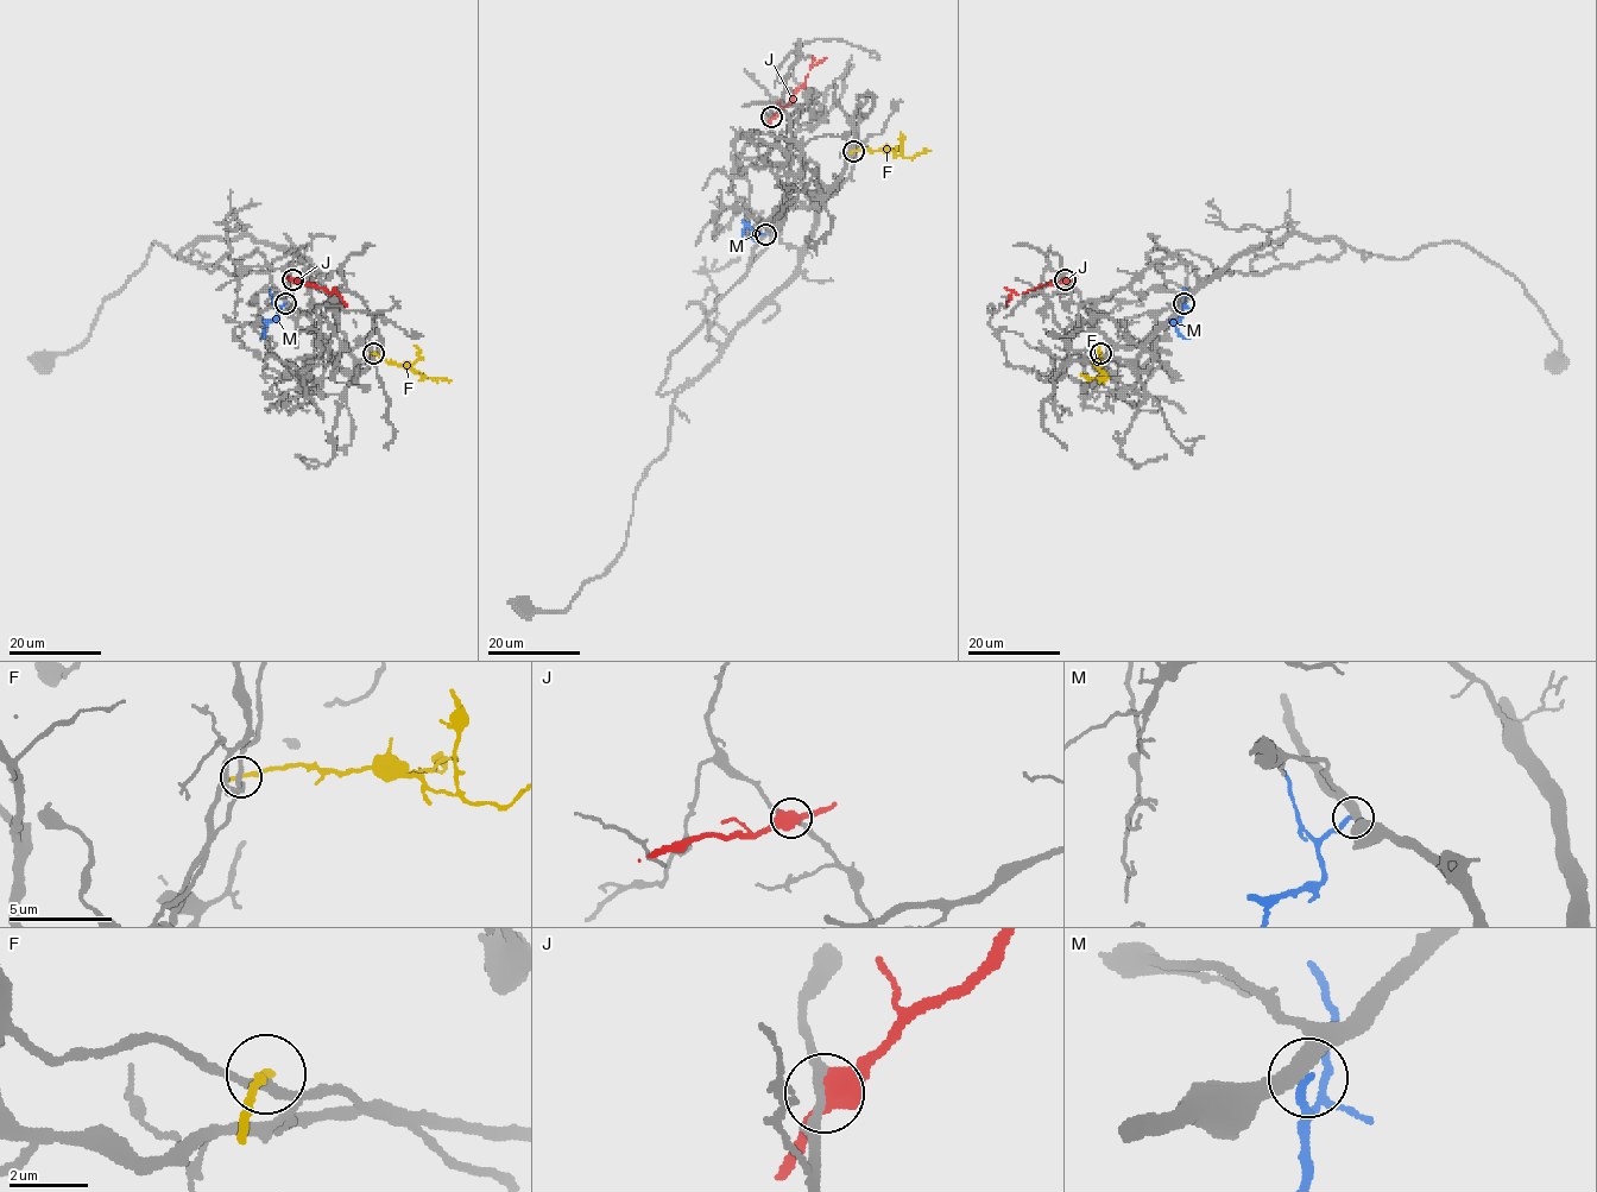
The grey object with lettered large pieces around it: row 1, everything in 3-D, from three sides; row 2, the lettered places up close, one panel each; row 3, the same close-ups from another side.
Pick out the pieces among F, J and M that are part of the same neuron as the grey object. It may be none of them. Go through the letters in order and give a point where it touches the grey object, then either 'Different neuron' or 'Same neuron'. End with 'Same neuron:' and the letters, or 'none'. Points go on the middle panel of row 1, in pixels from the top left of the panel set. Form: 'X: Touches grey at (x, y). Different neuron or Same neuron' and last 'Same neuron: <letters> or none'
F: Touches grey at (853, 151). Different neuron
J: Touches grey at (771, 117). Different neuron
M: Touches grey at (765, 234). Different neuron
Same neuron: none

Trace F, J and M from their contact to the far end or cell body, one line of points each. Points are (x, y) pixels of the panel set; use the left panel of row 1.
F: (373, 353), (401, 366), (410, 366), (428, 378), (443, 378), (449, 383)
J: (292, 279), (321, 287), (329, 295), (333, 291), (347, 307)
M: (285, 303), (278, 309), (278, 316), (265, 327), (262, 339)

